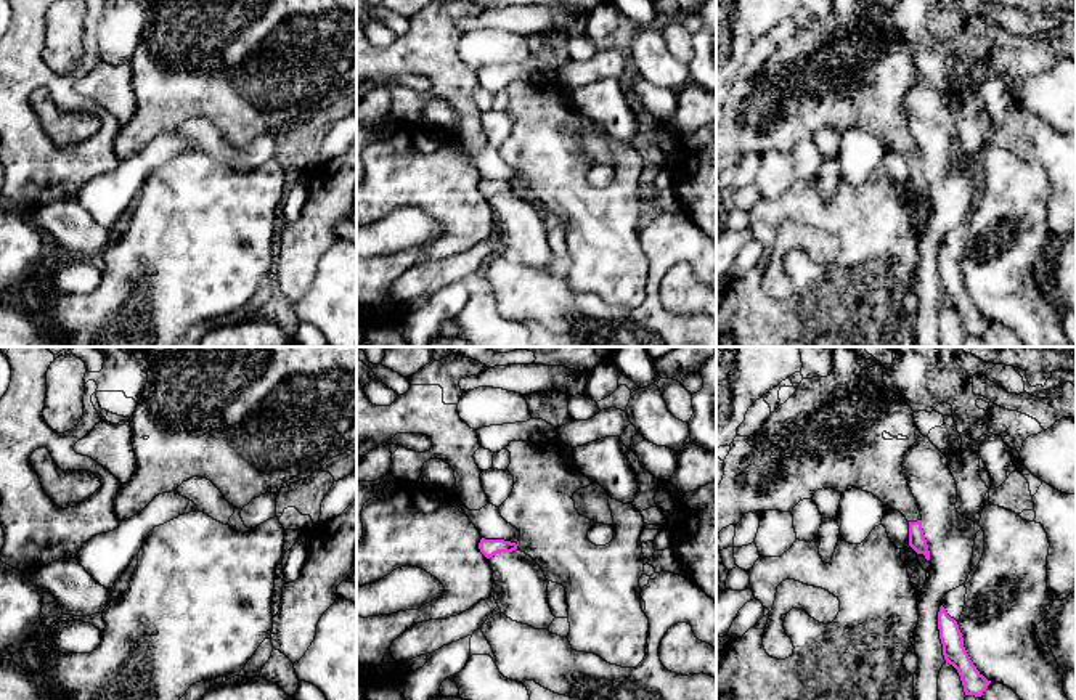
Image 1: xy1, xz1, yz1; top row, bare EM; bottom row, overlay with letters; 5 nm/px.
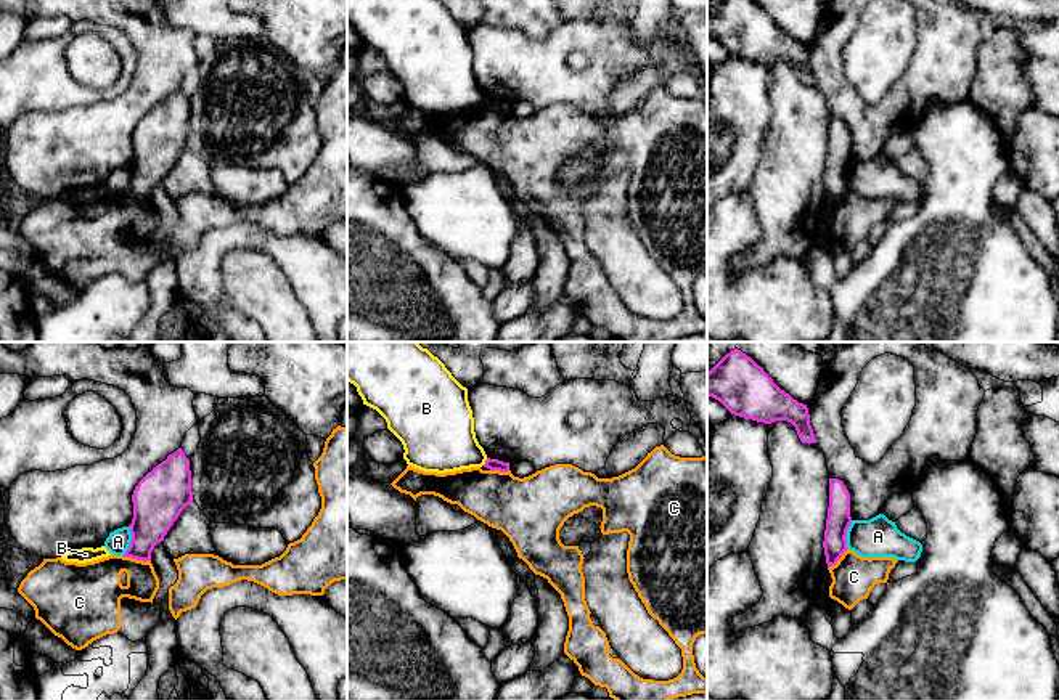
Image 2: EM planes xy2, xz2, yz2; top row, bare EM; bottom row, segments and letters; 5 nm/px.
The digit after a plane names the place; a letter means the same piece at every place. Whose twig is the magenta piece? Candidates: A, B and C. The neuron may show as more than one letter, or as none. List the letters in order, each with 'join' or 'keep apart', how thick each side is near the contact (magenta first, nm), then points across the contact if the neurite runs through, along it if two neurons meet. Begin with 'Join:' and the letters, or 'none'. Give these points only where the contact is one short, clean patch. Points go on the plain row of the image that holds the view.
Join: none
A: keep apart; 260 nm thick on the magenta side, 120 nm on the other; border along xy2 (129, 167), (130, 185), (122, 195)
B: keep apart; 60 nm thick on the magenta side, 320 nm on the other; border along xz2 (487, 98), (482, 105)
C: keep apart; 220 nm thick on the magenta side, 260 nm on the other; border along xy2 (122, 196), (150, 201)

